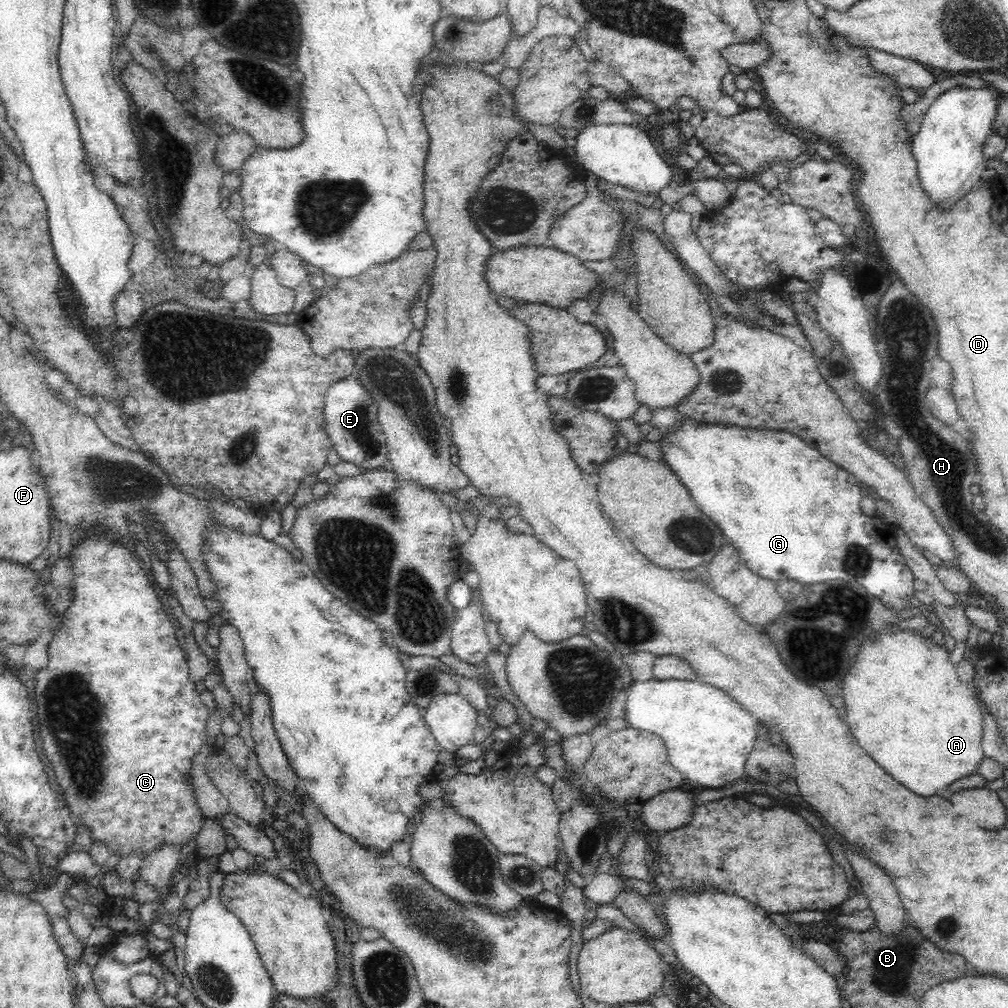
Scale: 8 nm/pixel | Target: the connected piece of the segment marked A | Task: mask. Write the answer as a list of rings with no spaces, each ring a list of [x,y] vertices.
[[[891,626],[888,627],[880,632],[880,636],[878,636],[876,640],[864,641],[863,646],[860,647],[855,663],[850,667],[848,674],[843,678],[842,697],[845,706],[842,710],[842,715],[860,747],[878,762],[880,768],[888,770],[888,774],[890,774],[894,780],[898,780],[898,782],[904,784],[906,788],[914,790],[914,794],[918,794],[918,796],[934,796],[934,794],[945,795],[947,788],[953,782],[964,777],[978,774],[978,766],[980,766],[982,759],[985,757],[981,747],[982,714],[974,699],[971,685],[965,686],[962,684],[956,667],[952,665],[949,659],[950,653],[944,646],[936,645],[932,638],[921,638],[916,631],[893,632],[892,630]]]

